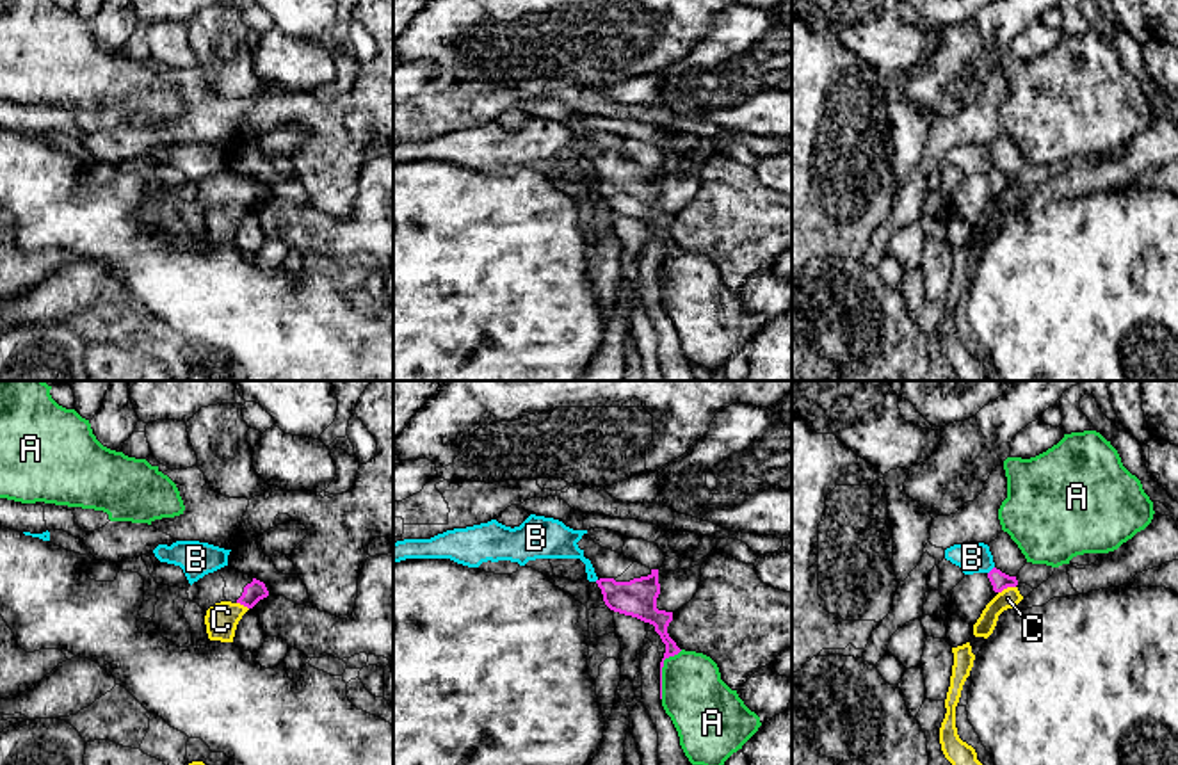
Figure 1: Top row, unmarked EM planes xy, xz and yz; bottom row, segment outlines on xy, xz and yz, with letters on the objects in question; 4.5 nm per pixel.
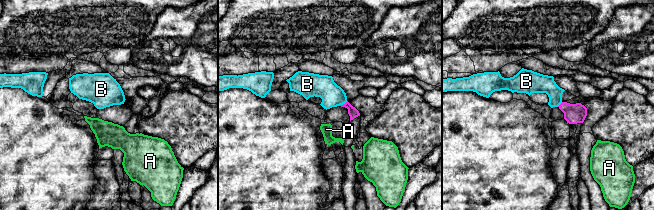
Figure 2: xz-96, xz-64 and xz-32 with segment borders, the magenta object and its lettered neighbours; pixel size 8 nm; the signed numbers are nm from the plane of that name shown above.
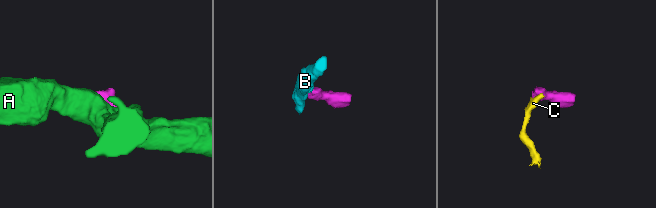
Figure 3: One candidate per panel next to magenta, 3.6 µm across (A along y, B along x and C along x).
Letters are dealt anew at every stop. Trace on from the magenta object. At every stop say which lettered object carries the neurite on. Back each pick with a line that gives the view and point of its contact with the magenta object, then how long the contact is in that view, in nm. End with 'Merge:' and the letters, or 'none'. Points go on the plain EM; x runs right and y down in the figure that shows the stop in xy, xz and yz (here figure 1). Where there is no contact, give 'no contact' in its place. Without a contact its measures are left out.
Merge: none

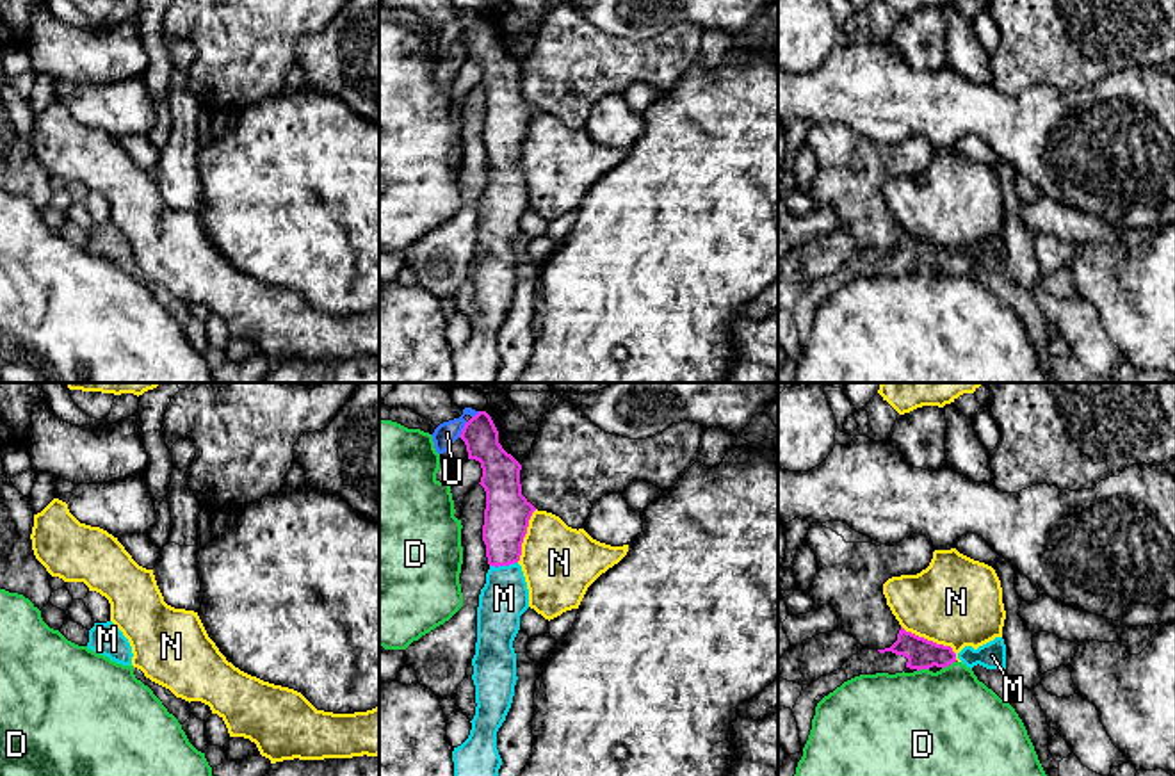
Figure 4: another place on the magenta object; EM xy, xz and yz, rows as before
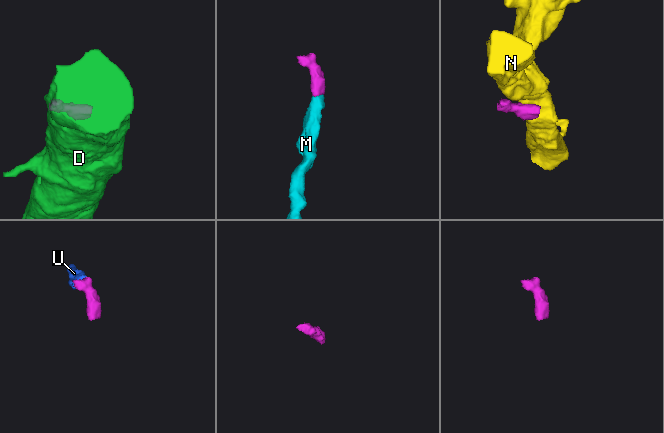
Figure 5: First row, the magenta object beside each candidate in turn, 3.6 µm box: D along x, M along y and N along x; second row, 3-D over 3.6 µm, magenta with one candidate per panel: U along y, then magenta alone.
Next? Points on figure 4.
M: xz (502, 166) | 130 nm
Merge: M

